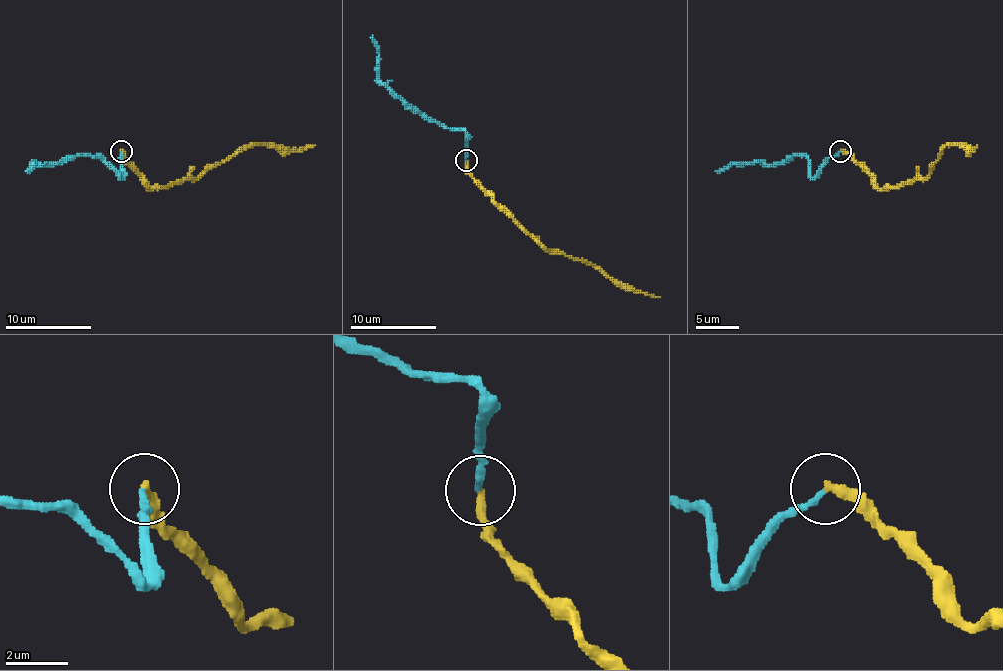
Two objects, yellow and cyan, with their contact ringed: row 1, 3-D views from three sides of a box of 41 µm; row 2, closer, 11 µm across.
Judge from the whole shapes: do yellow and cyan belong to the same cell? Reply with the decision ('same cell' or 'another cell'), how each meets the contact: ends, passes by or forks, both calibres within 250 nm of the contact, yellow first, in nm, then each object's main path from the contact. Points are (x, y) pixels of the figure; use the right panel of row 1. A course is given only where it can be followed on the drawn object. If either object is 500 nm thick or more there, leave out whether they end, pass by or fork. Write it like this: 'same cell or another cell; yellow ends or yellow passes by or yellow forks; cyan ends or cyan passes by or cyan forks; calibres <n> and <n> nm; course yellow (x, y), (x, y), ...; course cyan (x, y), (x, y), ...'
same cell; yellow ends; cyan ends; calibres 280 and 200 nm; course yellow (841, 151), (854, 160), (879, 188), (897, 188), (927, 175), (946, 145), (962, 145), (970, 149), (977, 145); course cyan (841, 151), (812, 177), (804, 156), (771, 164), (730, 162), (715, 171)

